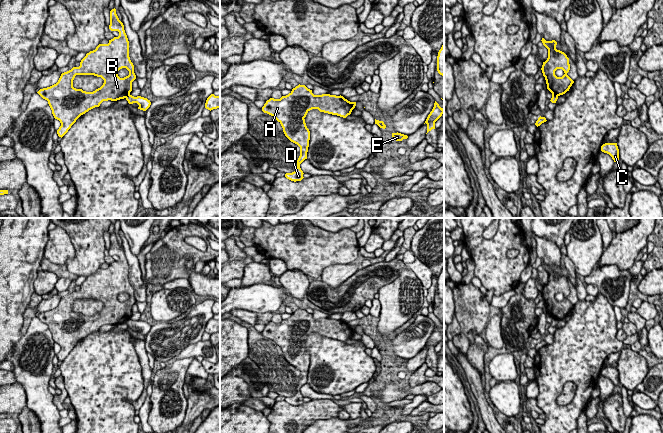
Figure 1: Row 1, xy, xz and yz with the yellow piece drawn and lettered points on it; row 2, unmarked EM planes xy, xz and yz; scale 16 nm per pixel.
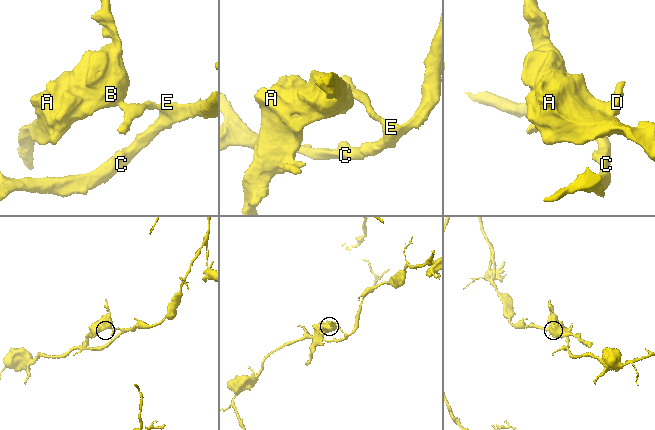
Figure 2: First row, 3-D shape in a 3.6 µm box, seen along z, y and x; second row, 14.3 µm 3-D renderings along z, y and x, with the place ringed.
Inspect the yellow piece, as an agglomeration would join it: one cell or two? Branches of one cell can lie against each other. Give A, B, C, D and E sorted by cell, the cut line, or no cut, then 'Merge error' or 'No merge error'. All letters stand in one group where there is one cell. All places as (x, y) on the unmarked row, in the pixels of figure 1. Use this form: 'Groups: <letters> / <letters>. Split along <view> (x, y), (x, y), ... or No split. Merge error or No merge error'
Groups: A B D / C E. Split along xy (129, 318), (125, 321). Merge error

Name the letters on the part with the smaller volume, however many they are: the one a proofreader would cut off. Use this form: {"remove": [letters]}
{"remove": ["A", "B", "D"]}

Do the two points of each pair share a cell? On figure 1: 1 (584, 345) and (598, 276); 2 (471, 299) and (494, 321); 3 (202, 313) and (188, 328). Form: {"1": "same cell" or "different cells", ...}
{"1": "different cells", "2": "different cells", "3": "same cell"}

